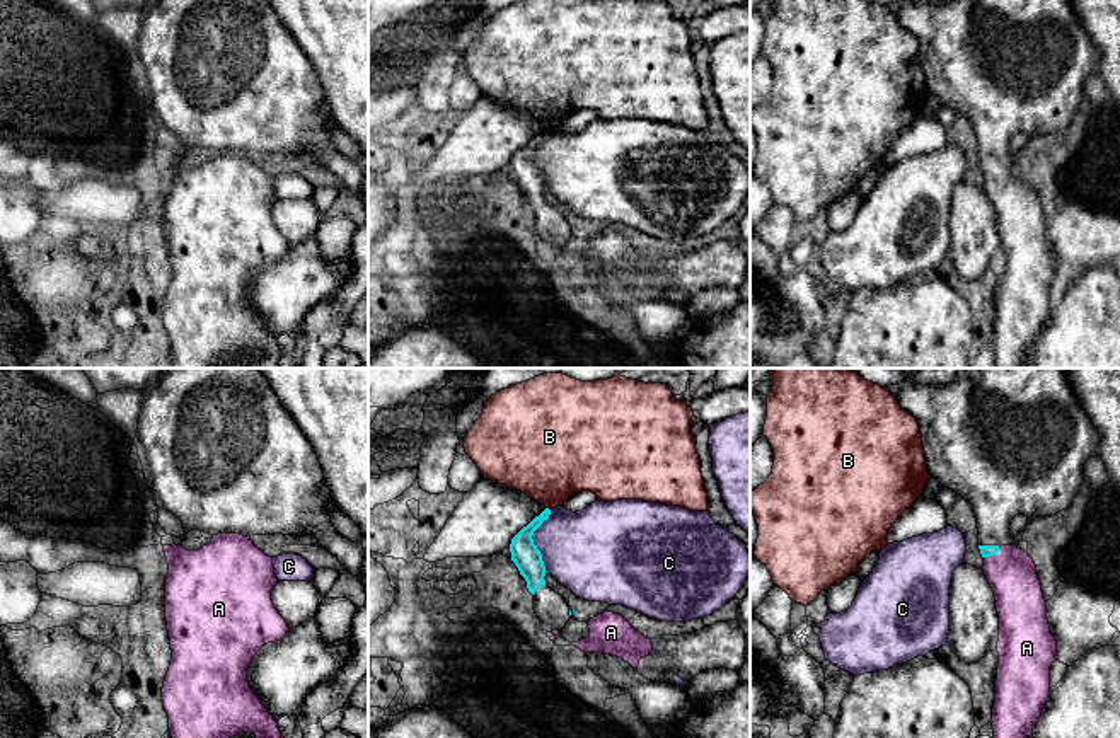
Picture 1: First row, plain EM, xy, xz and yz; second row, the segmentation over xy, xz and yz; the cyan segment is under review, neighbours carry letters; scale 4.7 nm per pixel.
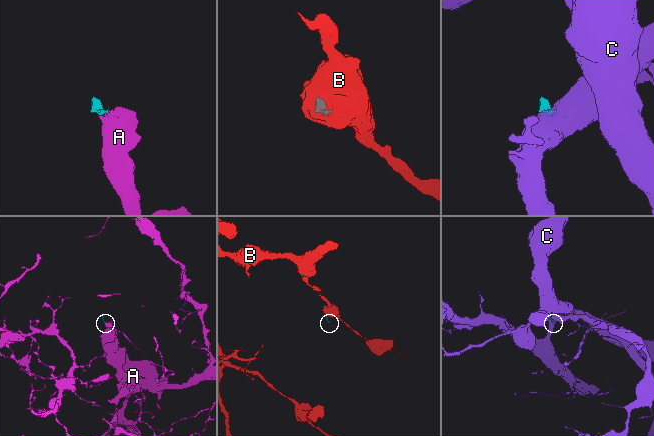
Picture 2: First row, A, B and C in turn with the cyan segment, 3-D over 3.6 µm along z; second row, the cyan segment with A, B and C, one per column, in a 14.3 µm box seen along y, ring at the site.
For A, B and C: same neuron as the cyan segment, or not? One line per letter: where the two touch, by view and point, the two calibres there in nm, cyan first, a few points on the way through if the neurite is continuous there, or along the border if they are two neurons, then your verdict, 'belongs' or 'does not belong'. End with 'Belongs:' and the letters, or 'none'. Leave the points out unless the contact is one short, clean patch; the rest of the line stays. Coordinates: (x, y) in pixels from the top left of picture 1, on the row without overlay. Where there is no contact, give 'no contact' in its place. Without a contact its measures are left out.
A: meets cyan in yz at (992, 172); 60 nm thick on the cyan side, 240 nm on the other; belongs
B: meets cyan in xz at (548, 126); 130 nm thick on the cyan side, 420 nm on the other; border along xz (546, 125), (549, 128); does not belong
C: meets cyan in xz at (532, 159); 140 nm thick on the cyan side, 380 nm on the other; border along xz (551, 128), (532, 154), (532, 161), (548, 190); does not belong
Belongs: A

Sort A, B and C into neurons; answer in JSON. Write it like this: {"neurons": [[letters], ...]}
{"neurons": [["A"], ["B"], ["C"]]}

